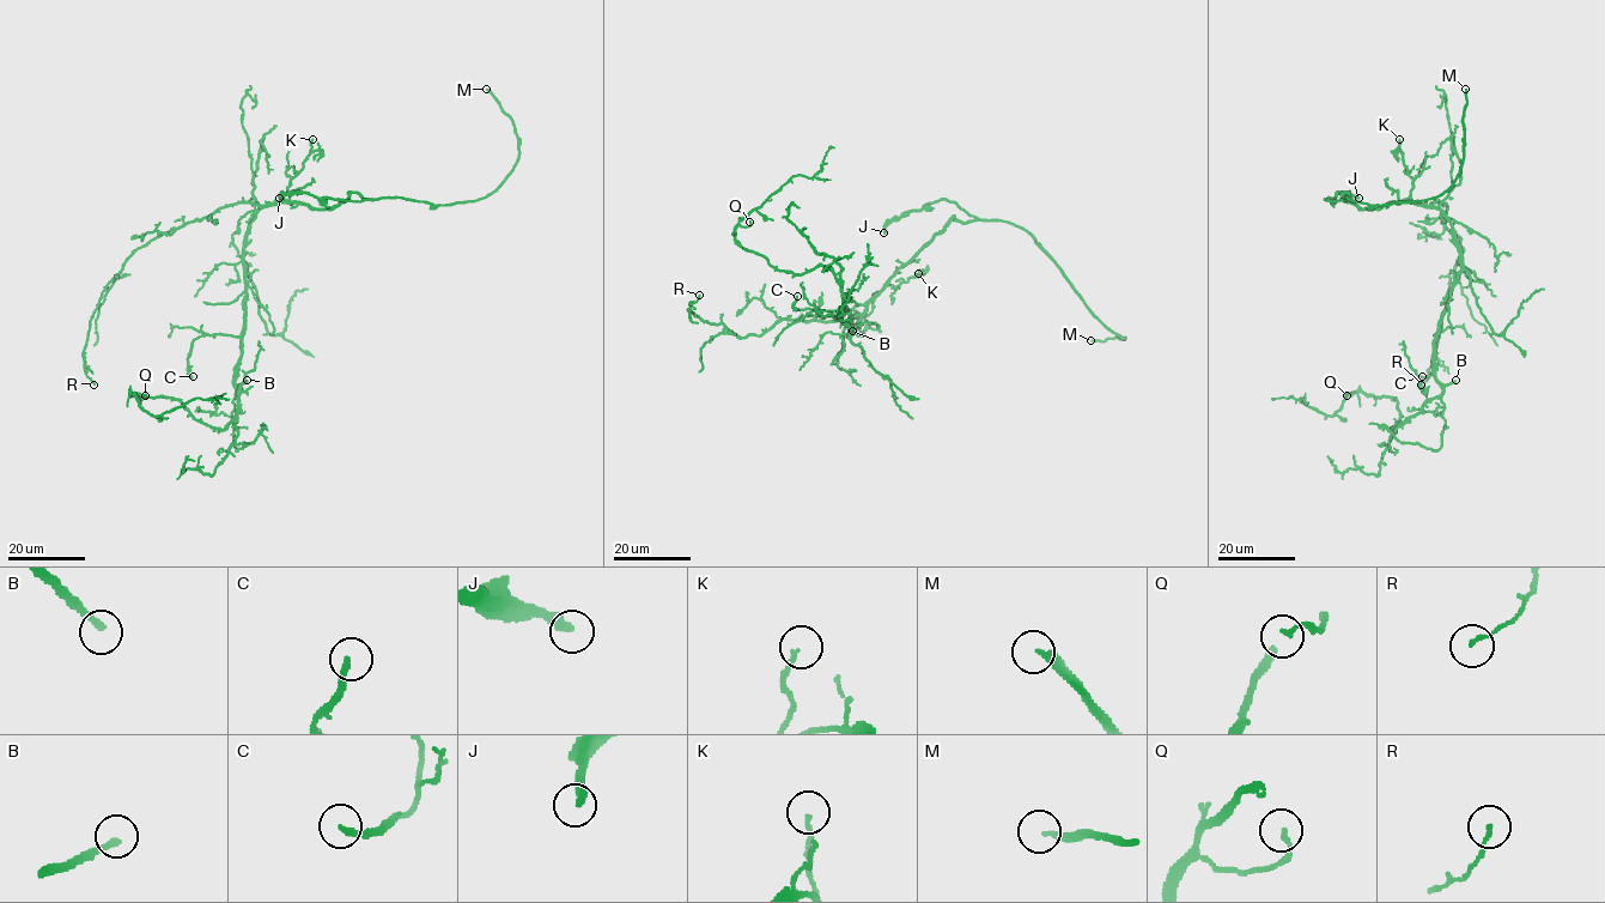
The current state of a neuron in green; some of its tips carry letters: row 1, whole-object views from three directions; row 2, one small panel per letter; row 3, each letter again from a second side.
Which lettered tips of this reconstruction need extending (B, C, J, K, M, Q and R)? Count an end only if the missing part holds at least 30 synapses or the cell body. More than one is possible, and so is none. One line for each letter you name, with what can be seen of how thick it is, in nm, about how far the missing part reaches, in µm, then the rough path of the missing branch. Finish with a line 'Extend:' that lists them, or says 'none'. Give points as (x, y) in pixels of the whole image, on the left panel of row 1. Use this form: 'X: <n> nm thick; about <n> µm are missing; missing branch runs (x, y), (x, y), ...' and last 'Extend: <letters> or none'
B: 200 nm thick; about 40 µm are missing; missing branch runs (247, 380), (291, 343), (306, 322), (329, 319), (342, 323)
J: 340 nm thick; about 80 µm are missing; missing branch runs (279, 198), (263, 208), (256, 247), (239, 283), (241, 327), (232, 373), (244, 399), (224, 411)
M: 240 nm thick; about 110 µm are missing; missing branch runs (486, 89), (390, 64), (370, 64), (345, 76), (336, 98), (286, 156), (269, 159), (262, 170), (296, 206)
Extend: B, J, M

